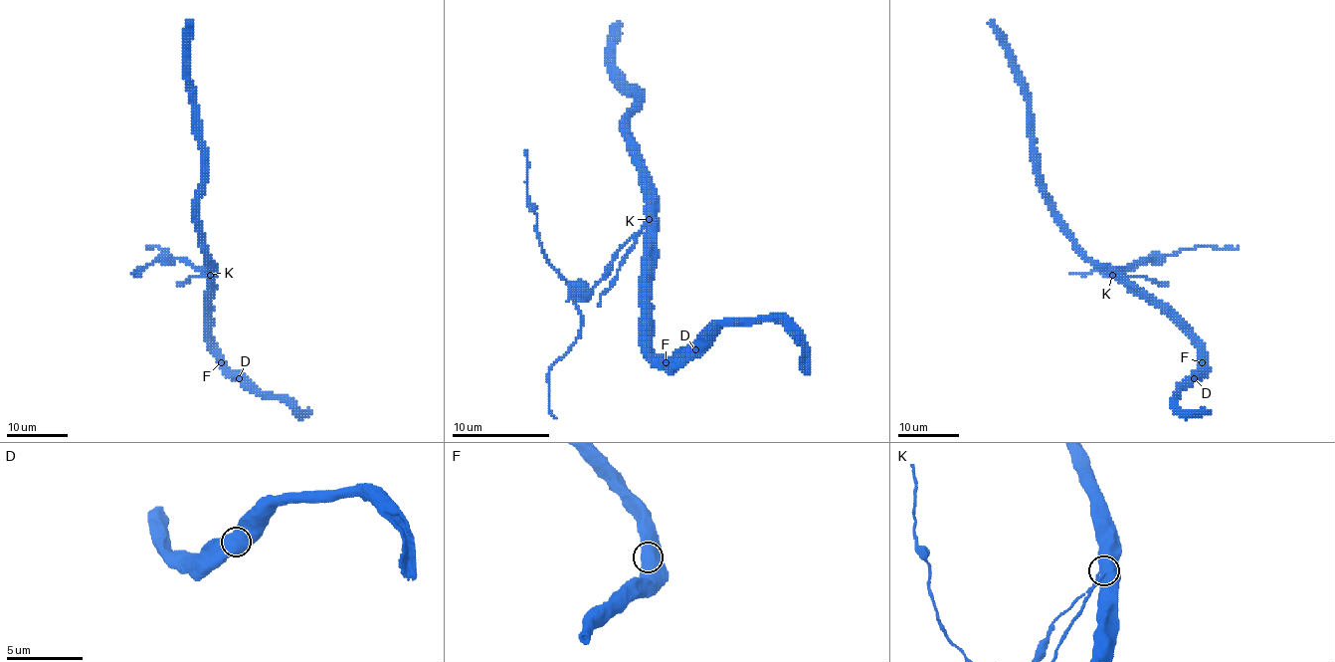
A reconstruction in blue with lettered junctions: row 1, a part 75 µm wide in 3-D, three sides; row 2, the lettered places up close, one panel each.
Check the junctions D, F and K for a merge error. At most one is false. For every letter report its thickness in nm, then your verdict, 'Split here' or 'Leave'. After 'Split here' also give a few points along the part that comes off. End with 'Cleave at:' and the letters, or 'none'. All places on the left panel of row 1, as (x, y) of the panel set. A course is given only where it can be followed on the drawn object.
D: Thickness 800 nm. Leave
F: Thickness 480 nm. Leave
K: Thickness 550 nm. Split here. Course of the part to remove: (210, 274), (173, 257), (159, 257), (143, 270), (132, 273)
Cleave at: K

